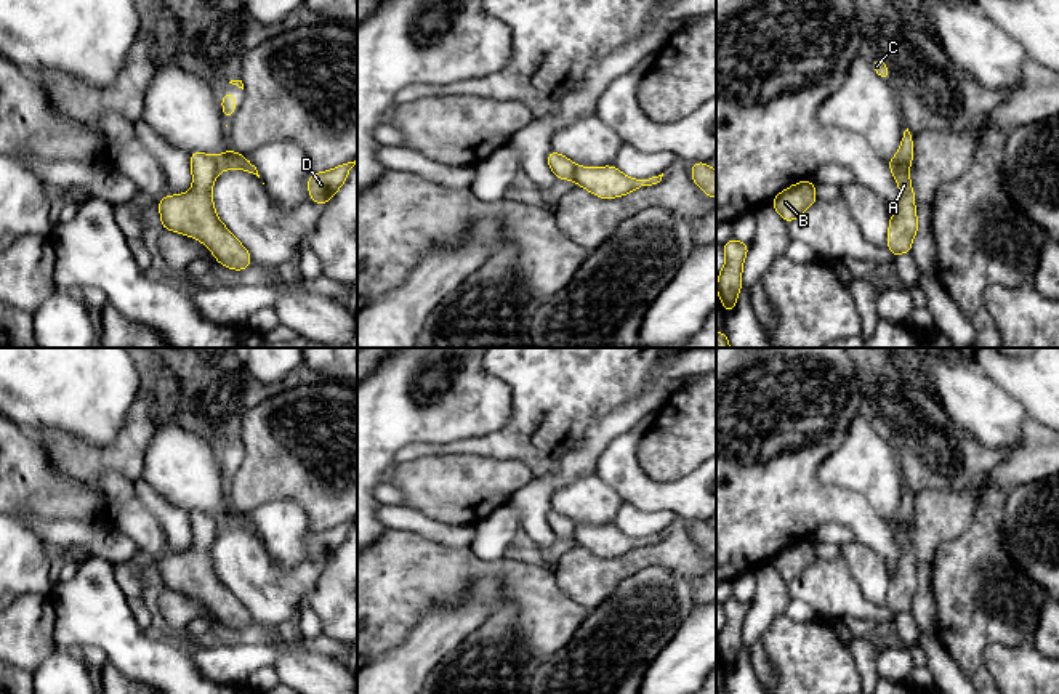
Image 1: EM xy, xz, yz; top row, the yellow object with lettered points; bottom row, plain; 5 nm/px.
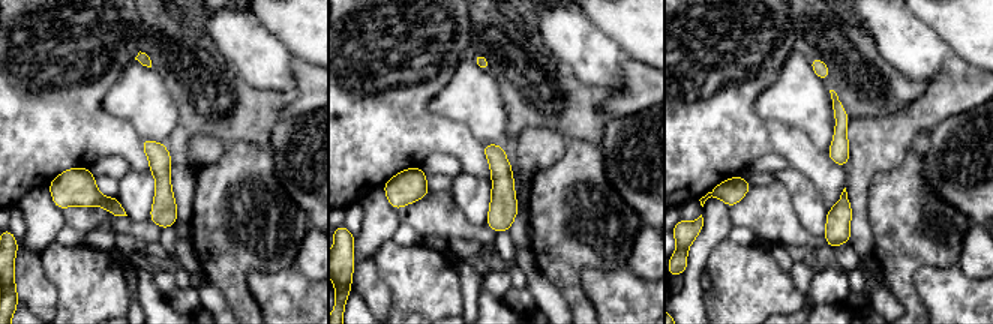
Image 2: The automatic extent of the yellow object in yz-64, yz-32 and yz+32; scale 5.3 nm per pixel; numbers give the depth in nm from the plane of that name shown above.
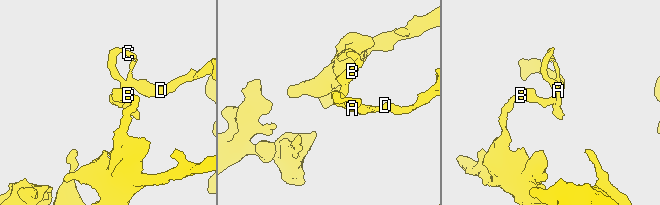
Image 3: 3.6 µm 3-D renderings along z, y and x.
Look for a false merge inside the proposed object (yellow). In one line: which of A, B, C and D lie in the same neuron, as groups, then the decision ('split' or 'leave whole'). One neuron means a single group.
groups A B C D; leave whole

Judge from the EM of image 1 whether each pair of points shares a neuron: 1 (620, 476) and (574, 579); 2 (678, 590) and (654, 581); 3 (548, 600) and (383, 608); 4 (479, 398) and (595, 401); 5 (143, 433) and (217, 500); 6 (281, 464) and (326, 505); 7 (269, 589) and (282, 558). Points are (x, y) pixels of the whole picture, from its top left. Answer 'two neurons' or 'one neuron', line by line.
1: two neurons
2: one neuron
3: one neuron
4: two neurons
5: two neurons
6: one neuron
7: two neurons

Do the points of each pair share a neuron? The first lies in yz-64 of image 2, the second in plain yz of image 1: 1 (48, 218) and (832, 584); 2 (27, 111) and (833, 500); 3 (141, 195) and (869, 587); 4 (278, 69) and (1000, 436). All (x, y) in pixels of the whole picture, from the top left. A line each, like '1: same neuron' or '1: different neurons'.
1: different neurons
2: same neuron
3: same neuron
4: same neuron

